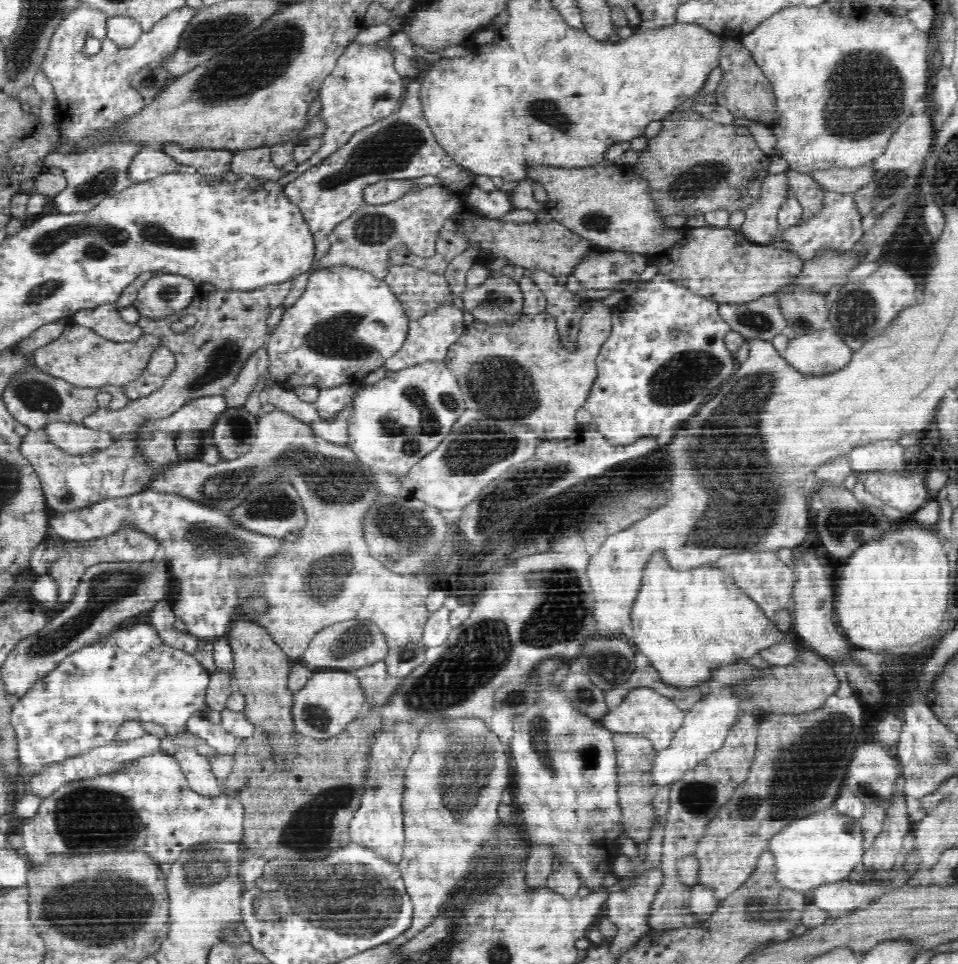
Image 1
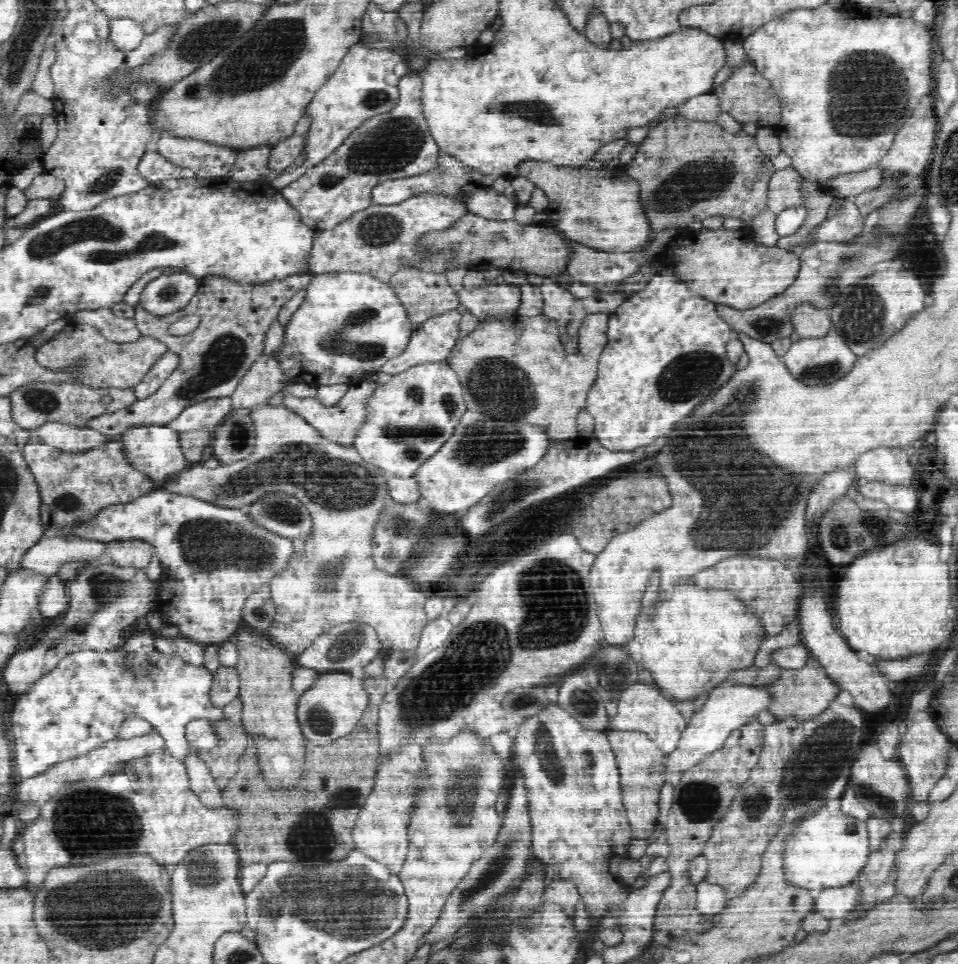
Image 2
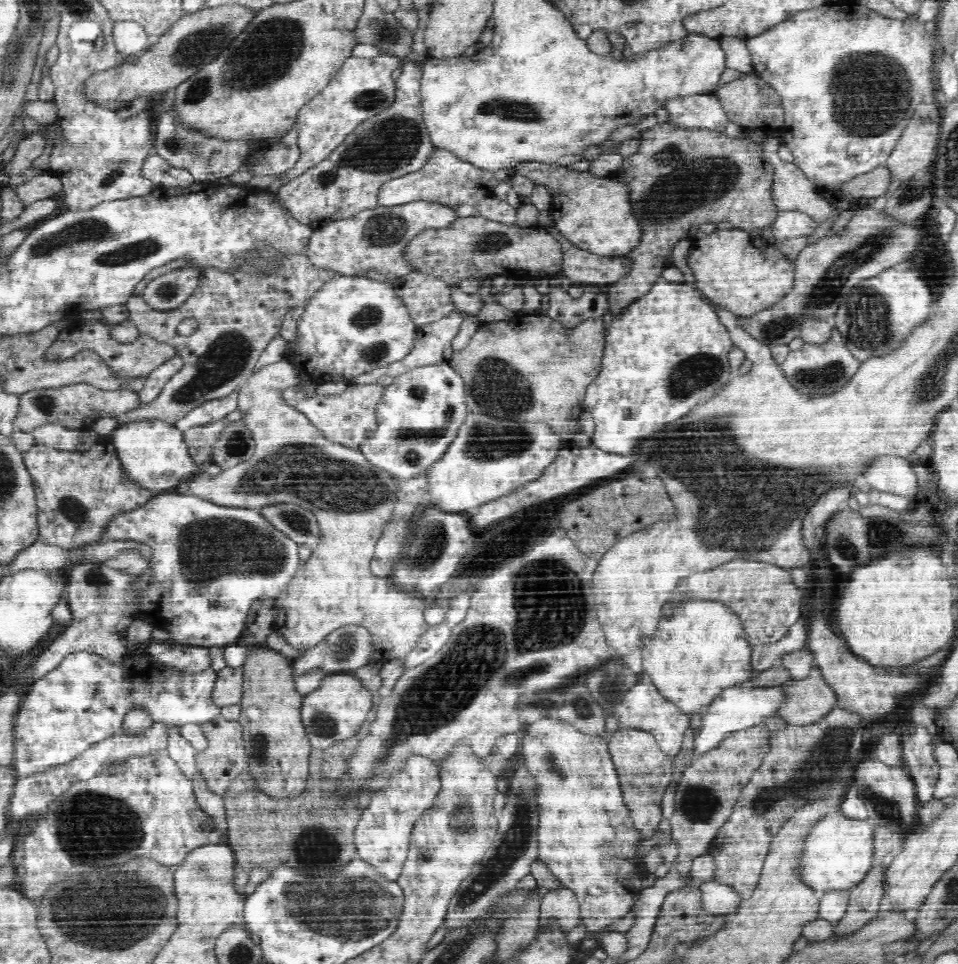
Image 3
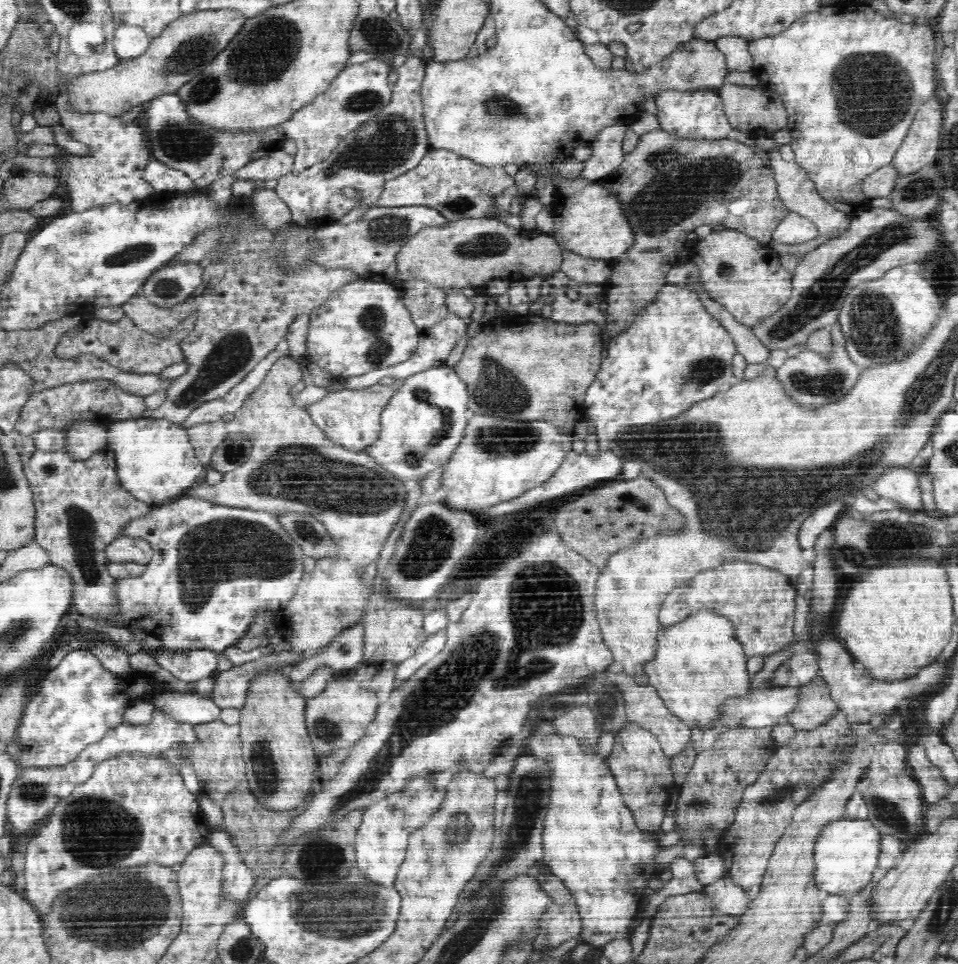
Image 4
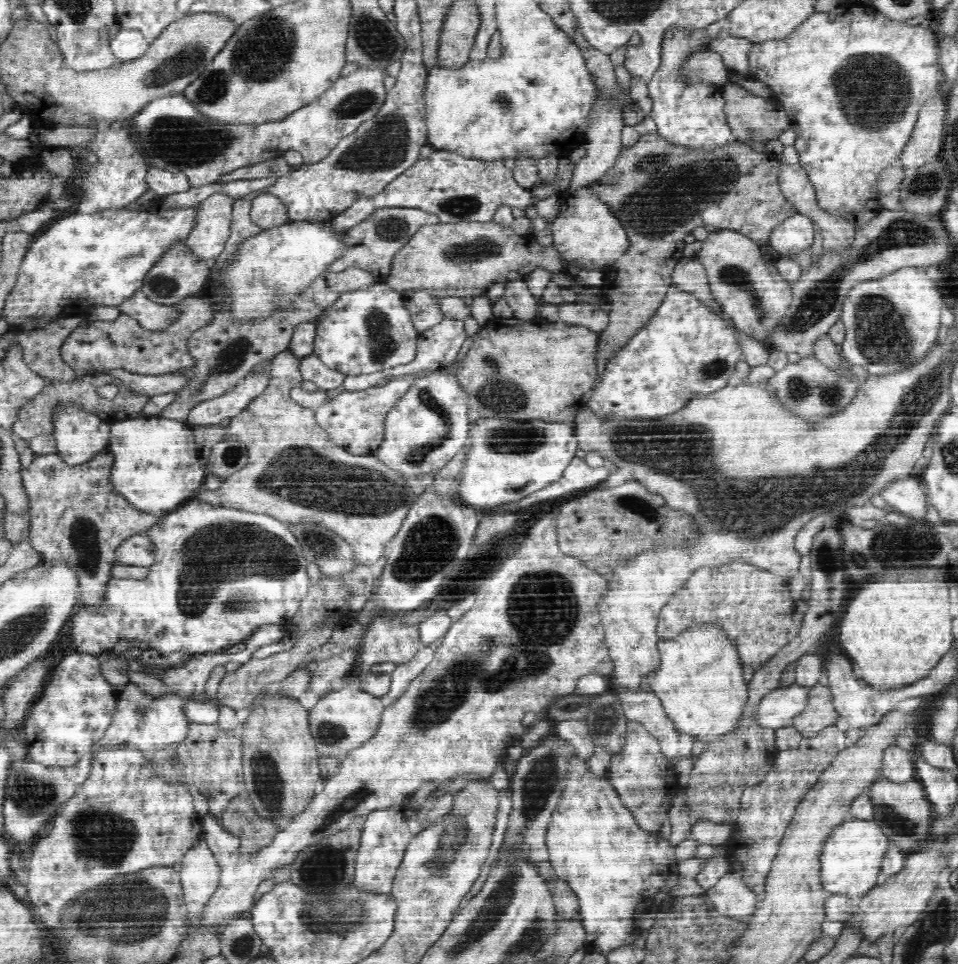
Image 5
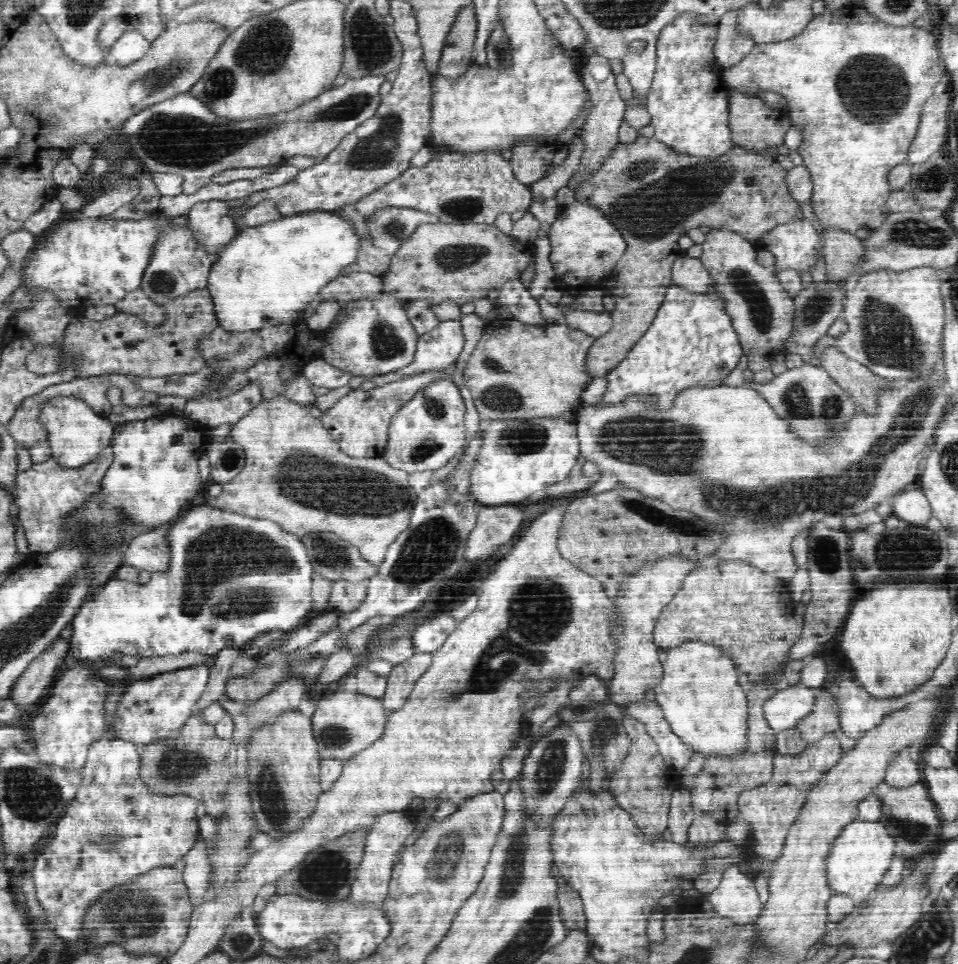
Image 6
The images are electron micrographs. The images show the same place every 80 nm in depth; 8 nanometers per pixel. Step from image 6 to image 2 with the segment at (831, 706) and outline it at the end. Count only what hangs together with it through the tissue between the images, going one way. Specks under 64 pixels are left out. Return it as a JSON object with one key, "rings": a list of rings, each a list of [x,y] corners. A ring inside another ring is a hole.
{"rings":[[[810,656],[806,664],[802,666],[802,670],[790,670],[782,668],[780,678],[772,684],[764,684],[758,686],[764,691],[770,693],[770,706],[767,710],[770,711],[778,719],[796,718],[810,719],[816,718],[818,714],[826,710],[830,706],[830,702],[838,696],[840,689],[832,678],[828,677],[828,671],[821,665],[818,660]]]}

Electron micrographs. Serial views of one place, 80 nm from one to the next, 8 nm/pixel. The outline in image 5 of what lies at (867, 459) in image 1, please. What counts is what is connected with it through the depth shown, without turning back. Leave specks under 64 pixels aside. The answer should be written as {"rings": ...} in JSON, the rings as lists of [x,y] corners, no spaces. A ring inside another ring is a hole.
{"rings":[[[919,474],[906,476],[902,480],[892,480],[882,490],[881,495],[890,506],[895,508],[895,511],[909,517],[912,524],[925,520],[927,494]]]}

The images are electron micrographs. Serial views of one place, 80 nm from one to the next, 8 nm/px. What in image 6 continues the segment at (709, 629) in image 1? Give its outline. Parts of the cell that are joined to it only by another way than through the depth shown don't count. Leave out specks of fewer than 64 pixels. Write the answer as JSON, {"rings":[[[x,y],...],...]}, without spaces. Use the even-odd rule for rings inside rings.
{"rings":[[[687,639],[680,646],[658,649],[663,674],[652,690],[674,734],[694,752],[729,756],[746,750],[748,707],[746,688],[738,684],[729,652],[713,643]]]}

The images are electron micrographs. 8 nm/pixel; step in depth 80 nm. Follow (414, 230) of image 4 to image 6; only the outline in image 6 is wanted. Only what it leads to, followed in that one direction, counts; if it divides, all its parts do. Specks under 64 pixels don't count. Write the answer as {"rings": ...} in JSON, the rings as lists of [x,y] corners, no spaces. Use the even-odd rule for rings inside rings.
{"rings":[[[386,207],[376,210],[374,214],[370,215],[369,222],[367,222],[371,239],[359,239],[358,258],[354,258],[354,262],[350,266],[346,266],[342,270],[342,274],[366,272],[376,277],[383,277],[388,272],[392,257],[399,249],[401,242],[412,235],[417,226],[426,223],[436,224],[438,221],[438,217],[430,216],[428,213],[413,208]]]}

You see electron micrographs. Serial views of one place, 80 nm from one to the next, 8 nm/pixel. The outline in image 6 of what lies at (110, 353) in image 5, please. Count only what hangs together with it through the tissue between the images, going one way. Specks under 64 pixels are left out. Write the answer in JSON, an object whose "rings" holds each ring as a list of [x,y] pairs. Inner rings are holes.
{"rings":[[[196,289],[159,305],[168,311],[168,317],[159,325],[150,325],[126,311],[117,311],[100,321],[84,316],[70,323],[62,344],[63,356],[75,370],[79,370],[79,378],[111,373],[159,378],[198,372],[206,365],[202,353],[198,352],[198,340],[218,327],[213,298],[208,289]]]}

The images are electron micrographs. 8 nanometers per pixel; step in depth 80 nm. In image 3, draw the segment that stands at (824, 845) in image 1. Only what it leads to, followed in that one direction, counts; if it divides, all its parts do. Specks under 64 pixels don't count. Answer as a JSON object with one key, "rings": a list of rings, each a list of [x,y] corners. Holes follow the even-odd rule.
{"rings":[[[828,811],[823,816],[806,840],[802,866],[796,862],[796,870],[802,870],[804,882],[816,890],[819,898],[829,891],[850,890],[860,885],[875,864],[872,823],[846,818],[842,812]]]}

